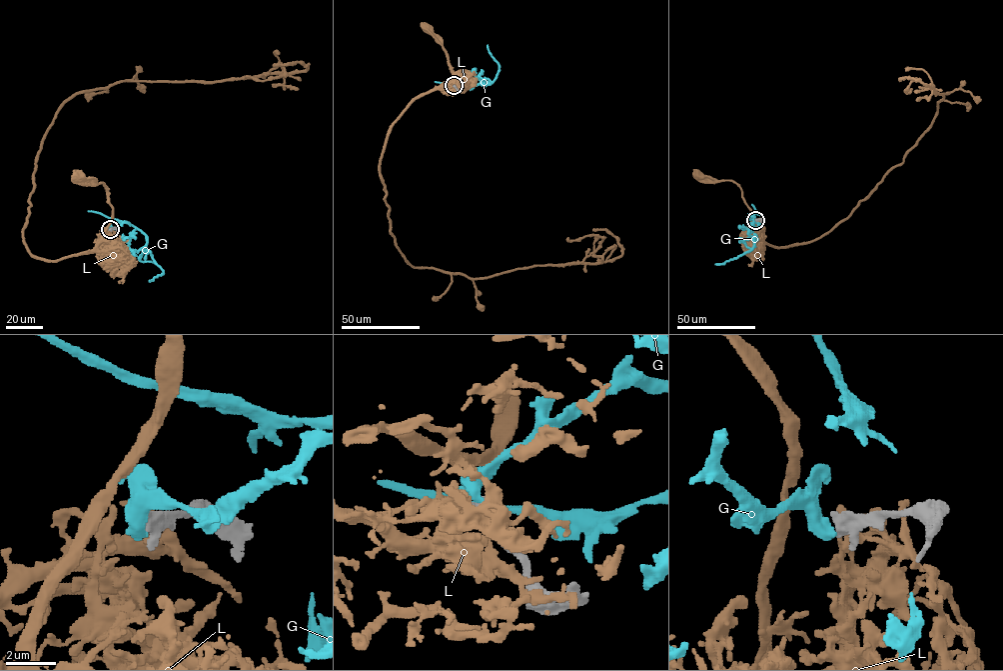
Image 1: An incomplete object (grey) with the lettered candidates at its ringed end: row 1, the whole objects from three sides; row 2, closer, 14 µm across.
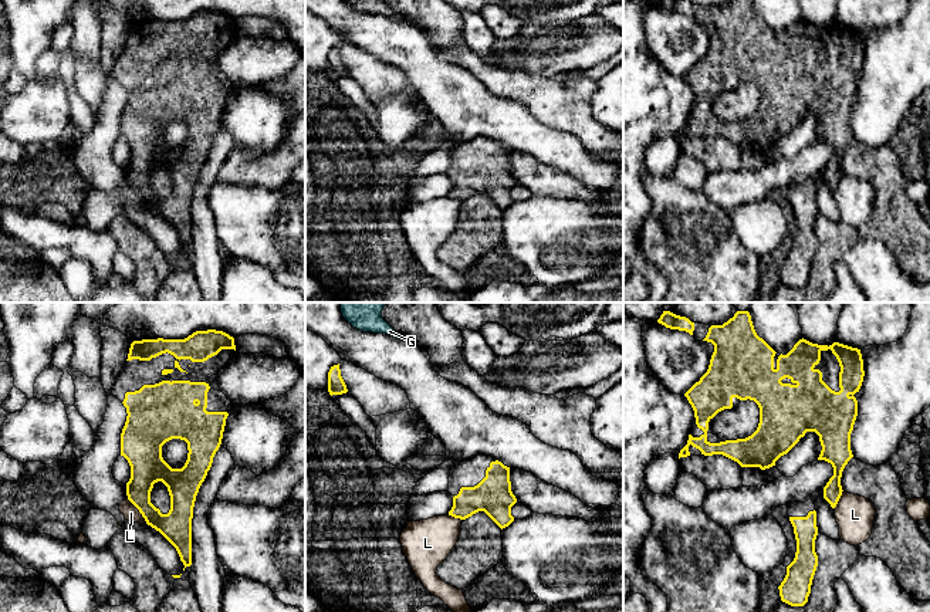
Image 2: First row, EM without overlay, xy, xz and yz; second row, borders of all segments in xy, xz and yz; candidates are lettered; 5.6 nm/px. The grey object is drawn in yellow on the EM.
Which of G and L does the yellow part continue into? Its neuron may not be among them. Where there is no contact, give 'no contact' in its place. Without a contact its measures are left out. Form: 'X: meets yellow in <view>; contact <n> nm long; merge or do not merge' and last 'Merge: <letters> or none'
G: no contact; merge
L: meets yellow in xy; contact 180 nm long; do not merge
Merge: G

